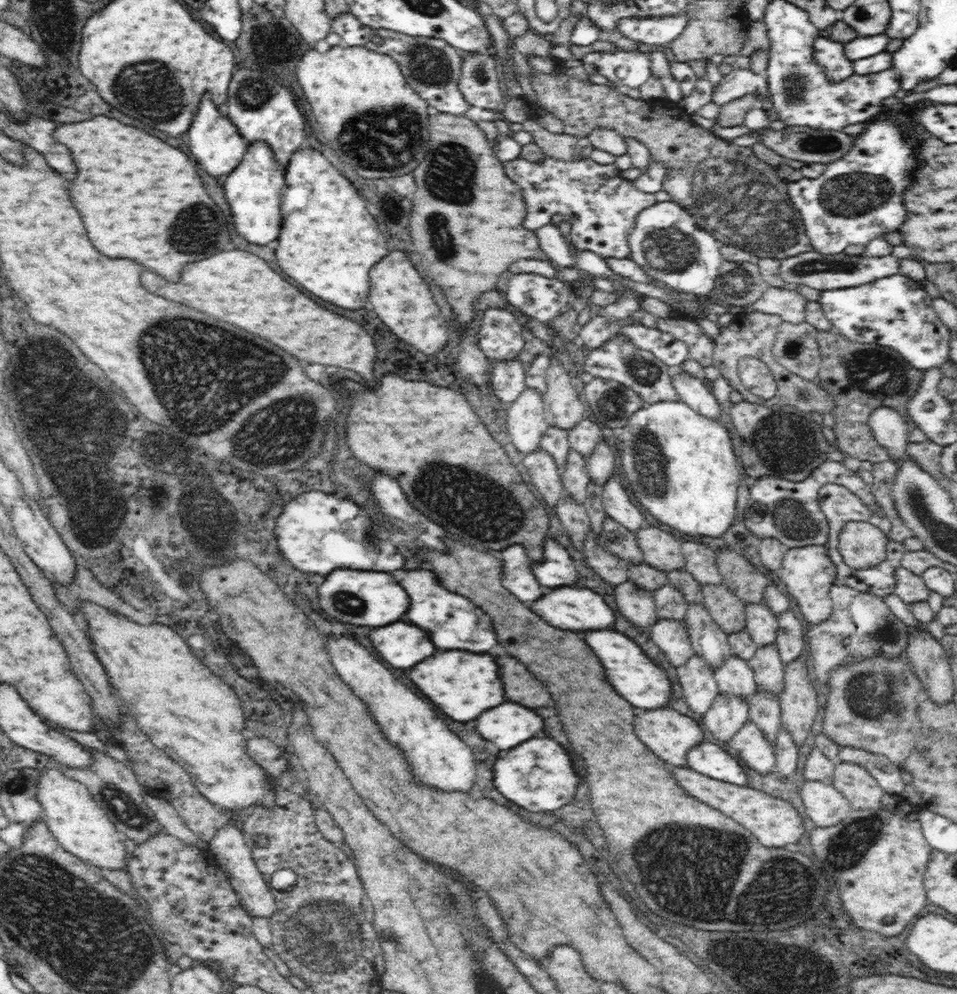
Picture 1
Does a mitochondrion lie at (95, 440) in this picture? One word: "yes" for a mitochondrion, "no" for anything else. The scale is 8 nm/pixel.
yes

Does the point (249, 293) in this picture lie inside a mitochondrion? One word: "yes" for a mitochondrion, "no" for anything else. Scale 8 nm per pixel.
no

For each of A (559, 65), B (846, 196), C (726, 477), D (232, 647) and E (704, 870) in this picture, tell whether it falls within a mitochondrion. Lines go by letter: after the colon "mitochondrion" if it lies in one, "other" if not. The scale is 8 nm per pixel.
A: other
B: mitochondrion
C: other
D: other
E: mitochondrion

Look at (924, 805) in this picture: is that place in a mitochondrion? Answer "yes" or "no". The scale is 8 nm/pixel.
no

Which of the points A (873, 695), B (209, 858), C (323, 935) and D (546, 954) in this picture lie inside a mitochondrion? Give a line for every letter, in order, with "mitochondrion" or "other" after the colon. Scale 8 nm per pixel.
A: mitochondrion
B: other
C: mitochondrion
D: other

